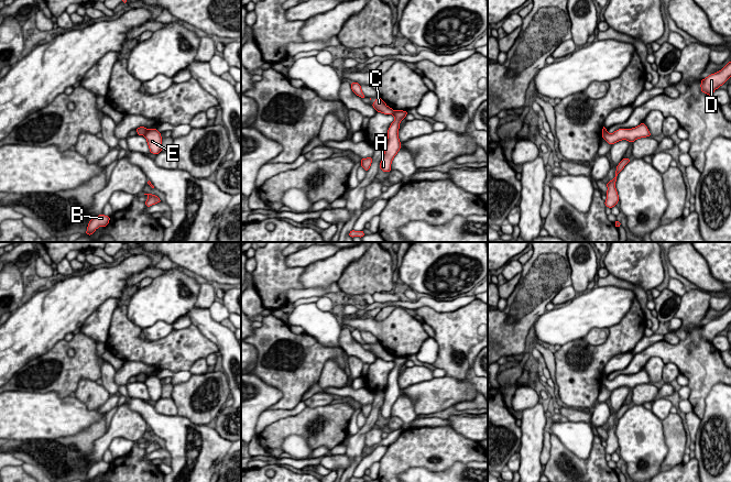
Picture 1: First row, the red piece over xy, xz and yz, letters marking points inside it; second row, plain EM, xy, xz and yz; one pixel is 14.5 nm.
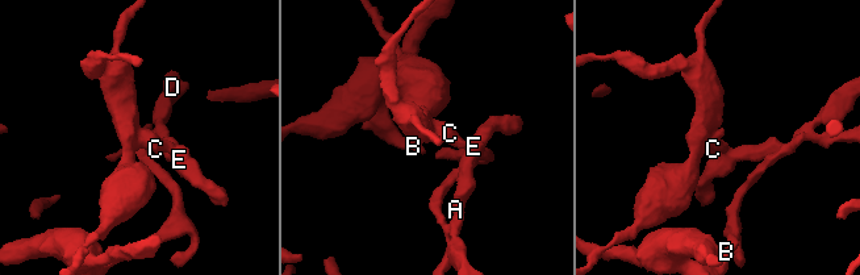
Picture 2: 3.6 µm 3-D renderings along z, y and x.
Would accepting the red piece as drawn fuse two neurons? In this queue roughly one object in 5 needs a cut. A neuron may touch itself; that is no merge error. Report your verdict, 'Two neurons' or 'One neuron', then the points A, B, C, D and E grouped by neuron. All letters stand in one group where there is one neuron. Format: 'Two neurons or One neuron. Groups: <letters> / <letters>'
Two neurons. Groups: A B D E / C

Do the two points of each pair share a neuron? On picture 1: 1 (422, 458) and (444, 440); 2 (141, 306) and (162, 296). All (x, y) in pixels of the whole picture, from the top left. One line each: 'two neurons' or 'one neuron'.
1: one neuron
2: one neuron

